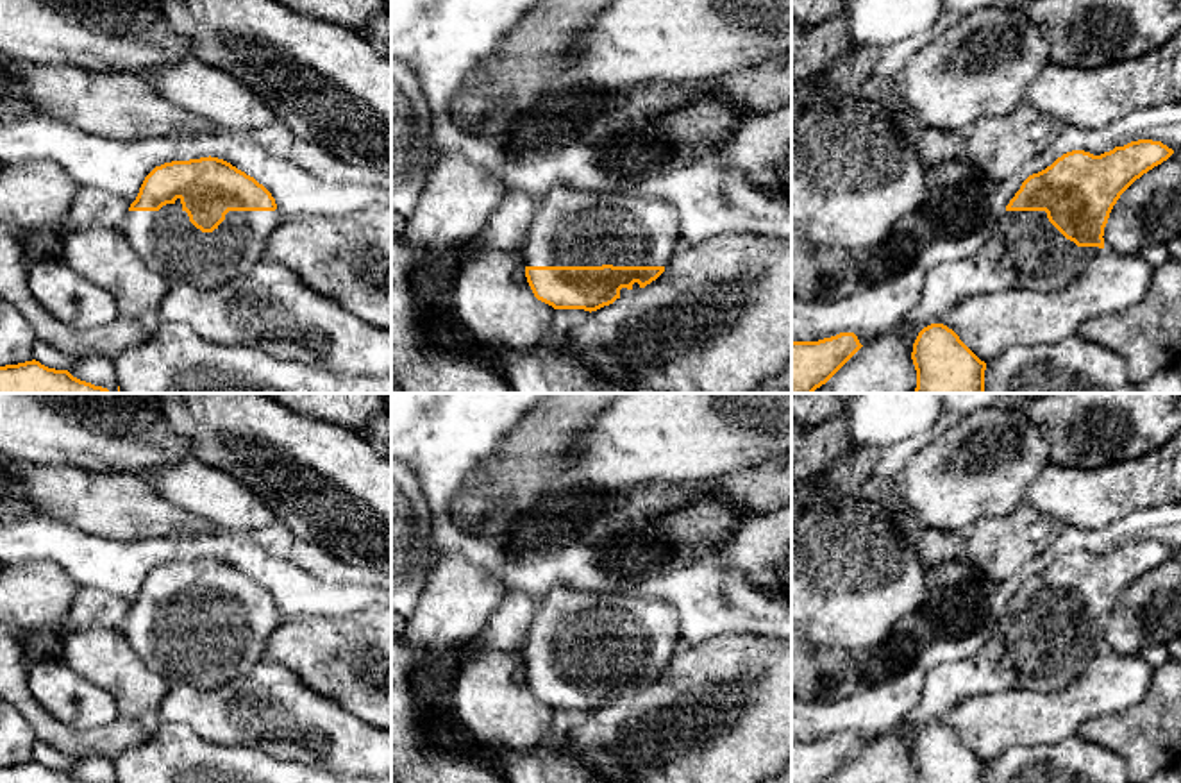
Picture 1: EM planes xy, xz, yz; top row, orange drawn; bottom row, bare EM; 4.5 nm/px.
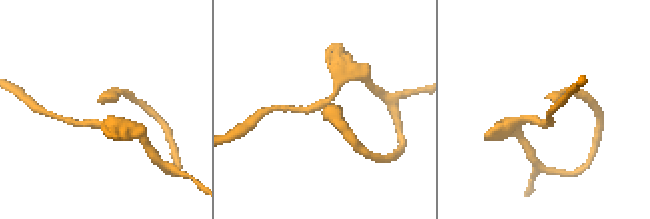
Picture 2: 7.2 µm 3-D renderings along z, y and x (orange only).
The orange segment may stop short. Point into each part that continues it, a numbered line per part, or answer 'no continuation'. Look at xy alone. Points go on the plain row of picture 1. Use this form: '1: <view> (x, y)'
1: xy (167, 642)

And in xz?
1: xz (570, 628)

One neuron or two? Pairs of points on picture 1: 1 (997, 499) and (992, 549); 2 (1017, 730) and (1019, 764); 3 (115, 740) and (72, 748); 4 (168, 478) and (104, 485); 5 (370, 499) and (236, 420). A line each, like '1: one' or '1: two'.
1: two
2: two
3: one
4: two
5: one

